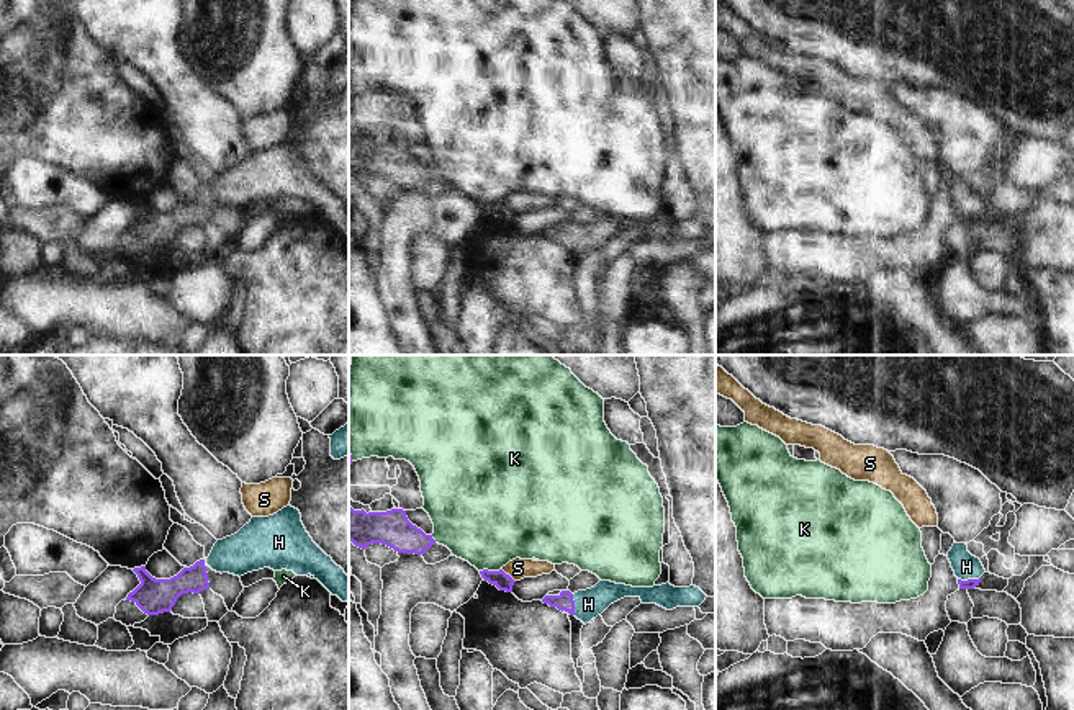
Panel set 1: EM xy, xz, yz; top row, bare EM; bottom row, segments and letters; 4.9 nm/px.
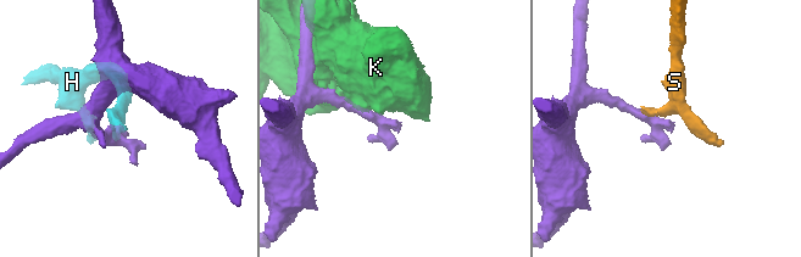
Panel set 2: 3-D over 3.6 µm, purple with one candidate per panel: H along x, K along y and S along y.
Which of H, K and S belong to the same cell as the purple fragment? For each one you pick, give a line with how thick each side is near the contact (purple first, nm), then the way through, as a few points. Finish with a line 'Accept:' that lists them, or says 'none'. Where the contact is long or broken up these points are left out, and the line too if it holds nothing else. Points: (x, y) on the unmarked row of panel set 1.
H: Thickness 50 nm (purple) against 130 nm. Path across: yz (971, 216), (968, 213), (966, 200)
Accept: H

